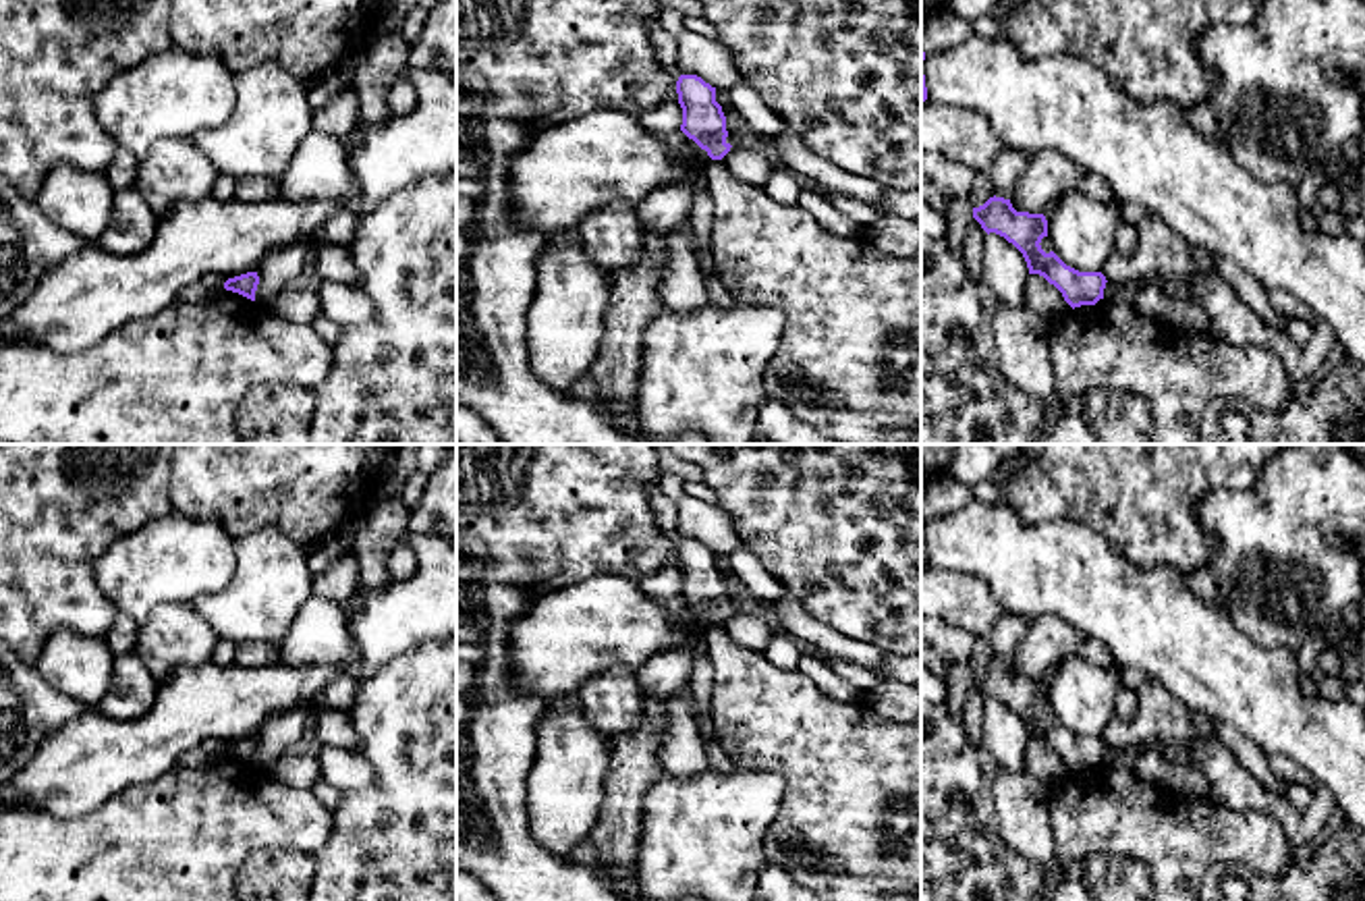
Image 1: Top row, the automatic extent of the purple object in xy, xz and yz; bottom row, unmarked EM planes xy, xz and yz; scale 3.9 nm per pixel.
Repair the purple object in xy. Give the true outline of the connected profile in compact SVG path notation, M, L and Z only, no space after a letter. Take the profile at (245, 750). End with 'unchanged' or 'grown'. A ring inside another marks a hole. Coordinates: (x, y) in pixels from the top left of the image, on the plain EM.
M247 737L247 739L228 743L228 745L224 747L224 754L226 754L226 756L232 756L232 758L239 758L239 760L243 760L243 762L255 766L257 749L259 749L257 737Z; unchanged

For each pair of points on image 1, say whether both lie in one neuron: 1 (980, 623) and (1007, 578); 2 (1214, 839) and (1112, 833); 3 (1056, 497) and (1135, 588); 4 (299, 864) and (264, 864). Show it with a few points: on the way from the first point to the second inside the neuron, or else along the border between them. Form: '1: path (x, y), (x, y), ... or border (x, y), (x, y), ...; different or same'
1: border (953, 571), (980, 578), (1009, 611); different
2: path (1189, 835), (1137, 833); same
3: border (1029, 524), (1081, 522), (1104, 534), (1121, 551); different
4: path (291, 864), (272, 864); same

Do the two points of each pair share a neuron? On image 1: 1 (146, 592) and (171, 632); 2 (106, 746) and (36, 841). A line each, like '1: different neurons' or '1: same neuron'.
1: different neurons
2: different neurons

